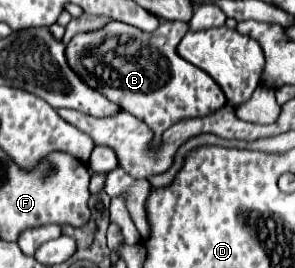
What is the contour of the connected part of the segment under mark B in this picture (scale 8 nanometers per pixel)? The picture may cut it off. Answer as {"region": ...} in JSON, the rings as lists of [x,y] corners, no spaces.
{"region":[[[109,21],[101,29],[77,33],[69,41],[65,57],[73,73],[91,89],[145,121],[155,135],[161,135],[183,119],[205,117],[225,105],[221,87],[205,71],[177,55],[177,45],[187,31],[189,23],[183,21],[163,21],[151,35],[131,25]]]}

